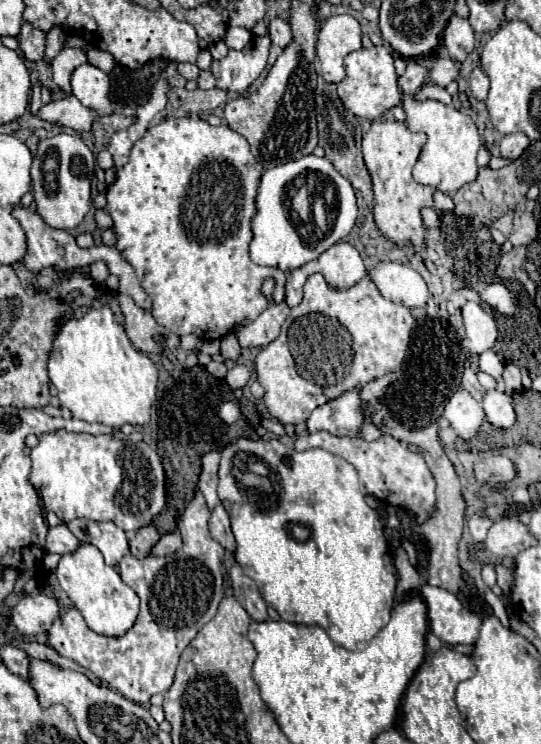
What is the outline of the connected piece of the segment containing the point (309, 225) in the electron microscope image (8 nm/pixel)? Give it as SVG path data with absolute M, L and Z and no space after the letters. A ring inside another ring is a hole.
M314 154L268 168L260 180L256 208L256 216L252 218L254 240L250 242L250 258L260 266L272 266L284 272L292 272L316 260L322 252L340 242L352 230L358 216L356 196L350 182L336 172L326 158ZM300 186L306 186L310 194L310 220L306 224L298 222L300 216L294 212L290 202Z

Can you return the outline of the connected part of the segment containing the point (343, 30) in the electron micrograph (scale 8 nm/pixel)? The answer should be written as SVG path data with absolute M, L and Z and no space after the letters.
M338 14L328 18L318 30L316 56L320 58L320 74L326 82L338 84L344 72L344 58L362 48L362 32L360 24L350 14Z

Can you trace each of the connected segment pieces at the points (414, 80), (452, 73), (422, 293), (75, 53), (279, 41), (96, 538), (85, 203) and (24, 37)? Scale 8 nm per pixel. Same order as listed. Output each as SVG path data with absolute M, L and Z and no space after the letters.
M410 60L404 76L398 78L398 88L404 90L404 92L410 92L410 94L416 94L424 86L426 76L428 76L428 70L424 66L420 66L420 64Z
M436 58L436 64L430 70L430 80L434 84L440 84L442 88L446 88L452 80L458 78L458 66L460 64L450 58Z
M380 262L368 272L368 276L386 300L408 308L424 308L428 302L424 278L410 266L398 262Z
M64 48L58 52L58 56L52 60L52 72L54 72L54 82L56 86L66 92L66 94L72 94L72 86L70 86L70 76L72 72L86 62L86 54L78 48Z
M282 18L270 20L268 36L270 36L270 40L272 40L274 46L286 48L286 46L292 42L292 30L290 30L290 24L288 24L286 20L282 20Z
M76 518L68 522L68 528L80 542L94 544L108 566L116 566L128 554L128 540L122 528L114 522L94 522L86 518Z
M56 134L38 144L32 164L32 192L36 212L56 230L76 228L90 210L90 180L94 176L94 154L80 136Z
M24 24L20 30L20 36L16 36L20 42L20 52L26 60L38 62L44 56L44 46L46 46L46 34L38 28L32 28L30 24Z

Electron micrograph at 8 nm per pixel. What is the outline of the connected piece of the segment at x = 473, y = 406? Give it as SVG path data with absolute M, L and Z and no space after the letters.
M460 388L448 402L444 410L444 418L456 430L456 434L464 440L470 440L478 434L484 422L484 410L480 402L476 402L464 388Z

